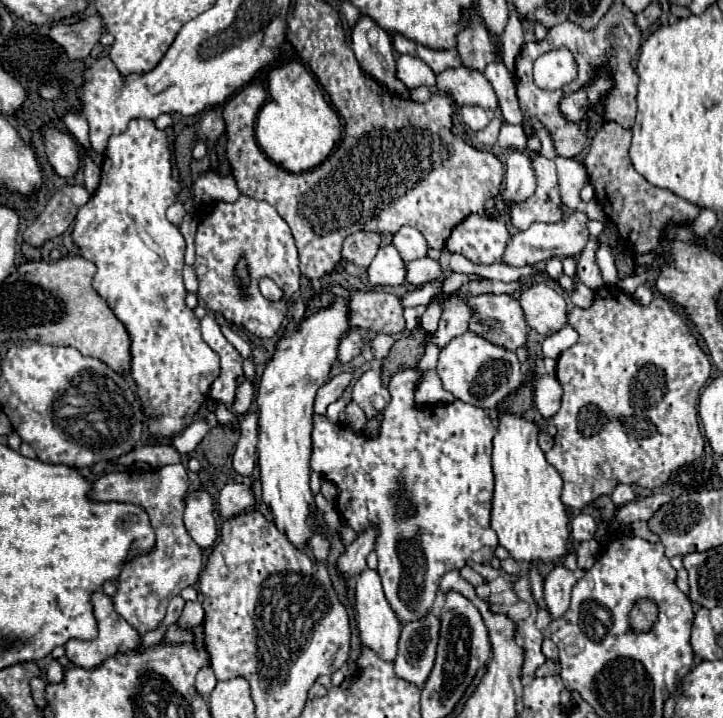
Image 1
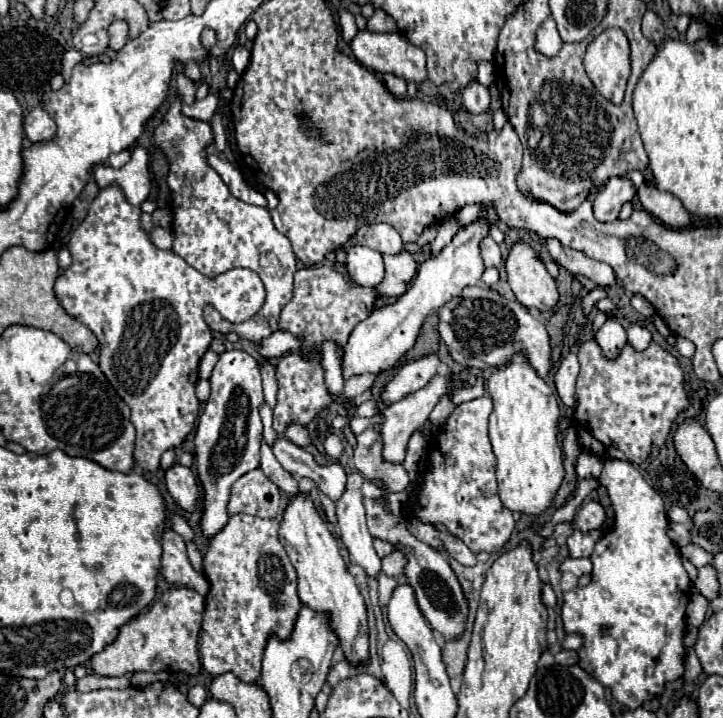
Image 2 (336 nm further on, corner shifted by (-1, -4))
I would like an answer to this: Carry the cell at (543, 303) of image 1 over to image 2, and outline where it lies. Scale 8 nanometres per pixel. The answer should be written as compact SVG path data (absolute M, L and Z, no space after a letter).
M516 243L510 249L506 273L516 301L520 301L526 309L544 313L556 307L560 297L558 287L530 245Z

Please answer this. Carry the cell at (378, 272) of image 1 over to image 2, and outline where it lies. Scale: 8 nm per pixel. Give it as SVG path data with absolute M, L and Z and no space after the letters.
M362 245L348 247L346 269L352 281L364 287L376 287L384 279L382 255L378 251L372 251L370 247L362 247Z

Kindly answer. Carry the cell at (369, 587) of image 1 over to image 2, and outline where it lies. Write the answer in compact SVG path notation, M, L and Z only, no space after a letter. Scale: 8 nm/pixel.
M350 473L344 495L336 501L336 517L340 527L340 539L350 553L352 565L364 569L368 577L378 577L382 573L382 561L372 547L372 535L366 527L366 513L362 505L360 487L364 477L360 473Z

